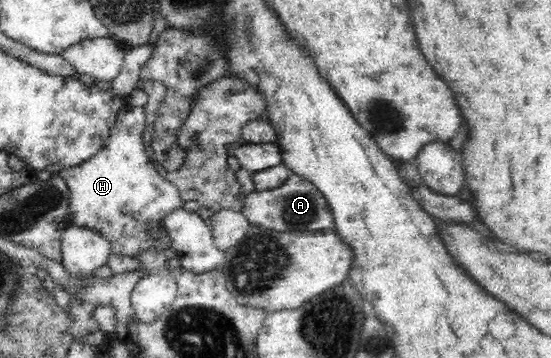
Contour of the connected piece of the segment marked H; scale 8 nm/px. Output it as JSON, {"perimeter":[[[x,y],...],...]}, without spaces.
{"perimeter":[[[128,103],[118,112],[114,127],[106,145],[98,150],[94,157],[76,165],[62,169],[56,175],[63,177],[70,191],[69,213],[71,222],[78,228],[99,232],[111,243],[111,251],[116,256],[130,256],[136,258],[142,251],[170,252],[172,240],[162,226],[163,221],[173,209],[182,208],[184,201],[179,190],[164,176],[159,174],[157,166],[145,153],[143,131],[147,126],[147,117],[143,107],[134,107]]]}

